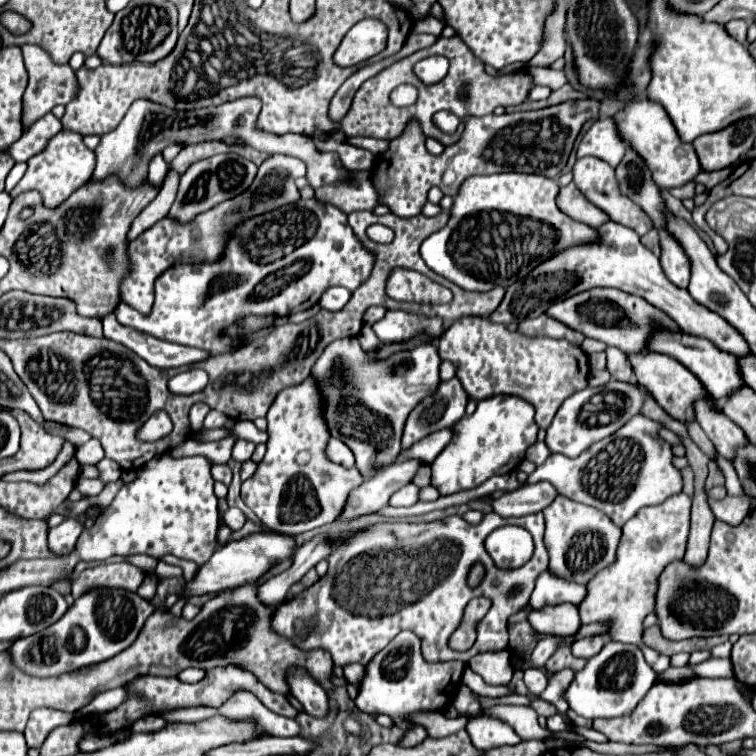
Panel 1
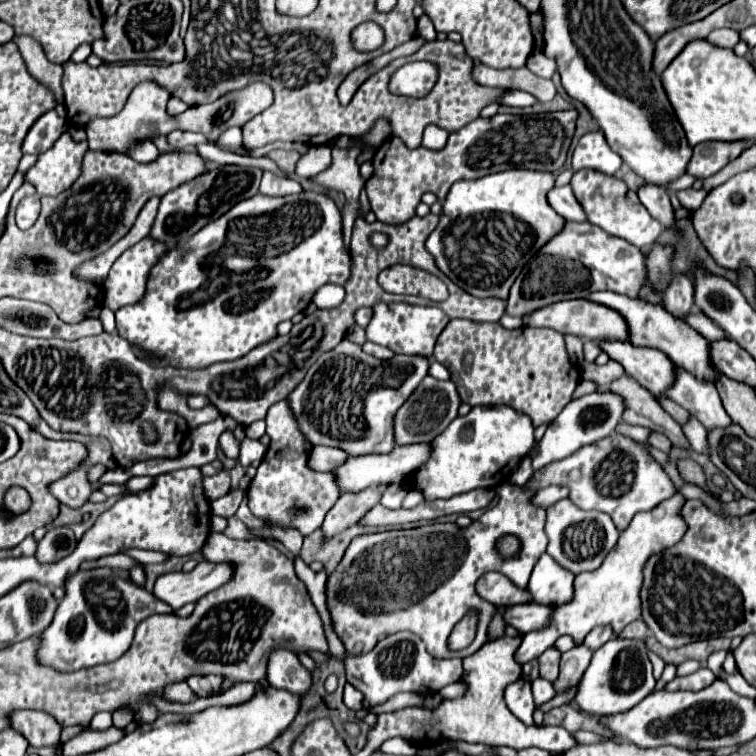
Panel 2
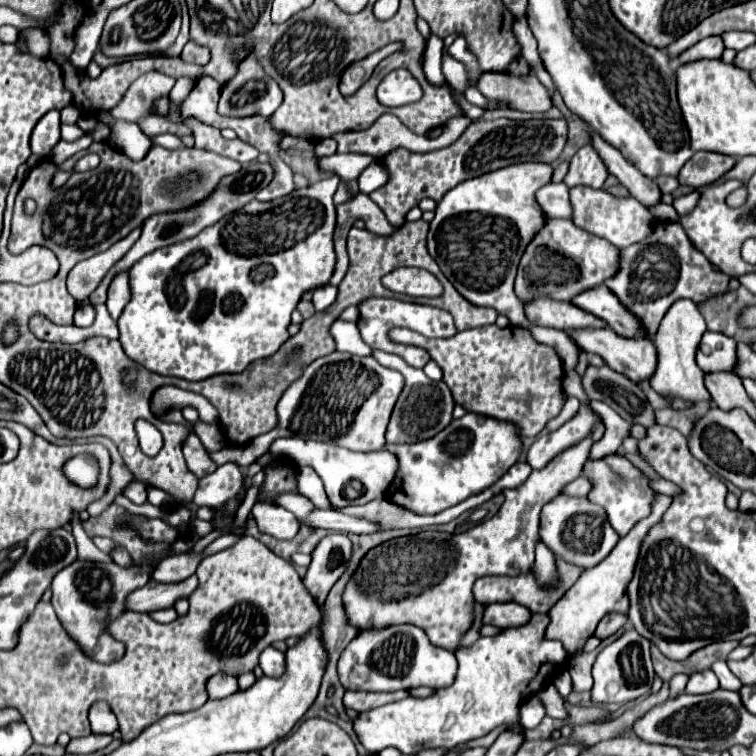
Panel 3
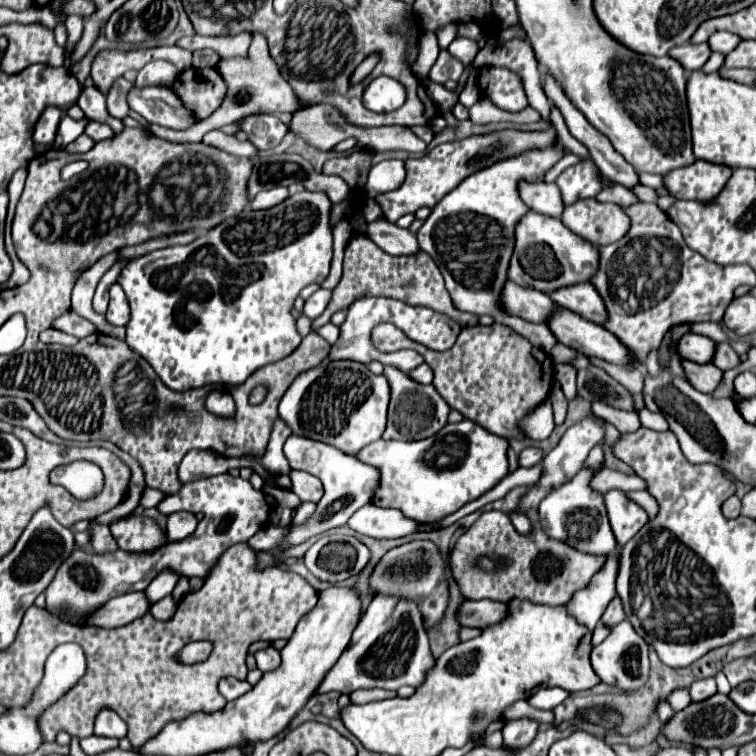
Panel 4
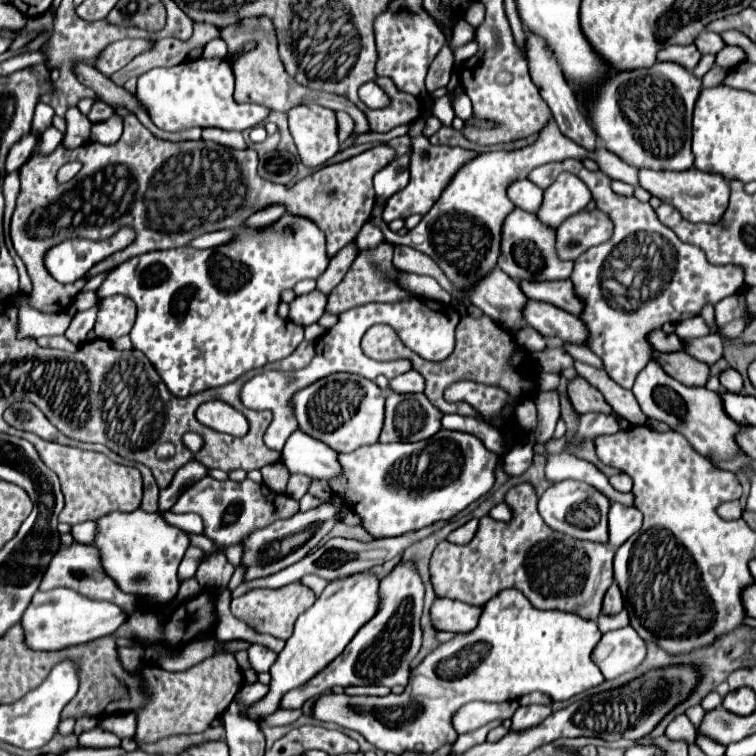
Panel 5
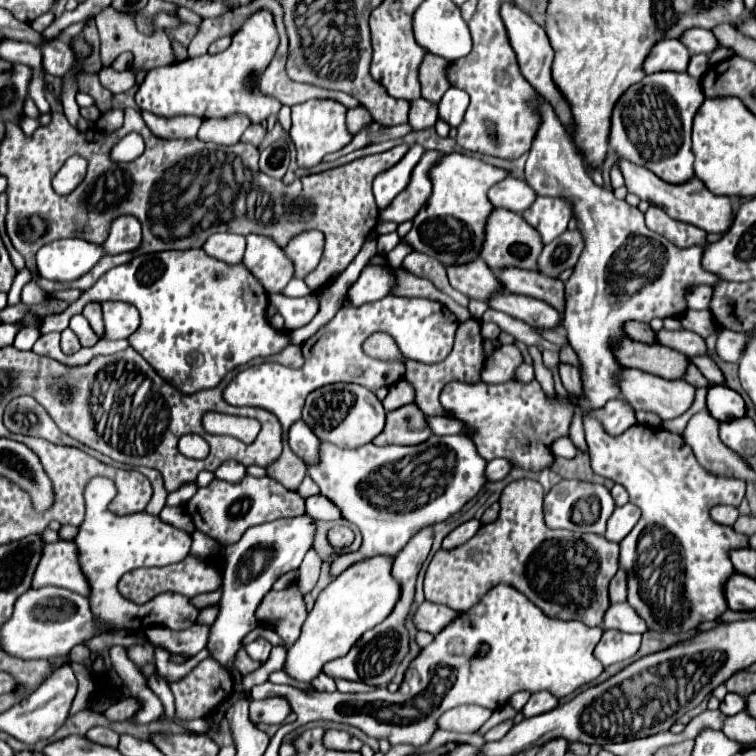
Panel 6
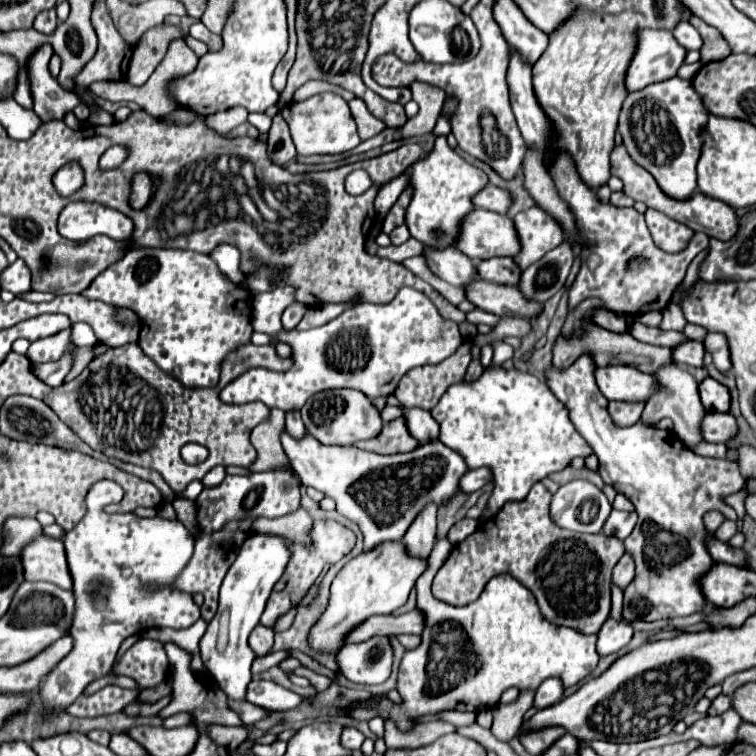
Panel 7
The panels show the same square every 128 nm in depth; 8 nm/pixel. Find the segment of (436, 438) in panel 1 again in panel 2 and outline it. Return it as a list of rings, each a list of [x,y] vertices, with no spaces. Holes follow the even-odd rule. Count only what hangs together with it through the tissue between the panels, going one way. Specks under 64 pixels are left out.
[[[410,444],[410,446],[396,446],[390,454],[366,454],[366,456],[350,456],[338,470],[336,480],[340,486],[340,492],[358,492],[370,486],[378,486],[382,482],[388,484],[400,484],[412,470],[420,468],[424,460],[430,456],[430,444]]]

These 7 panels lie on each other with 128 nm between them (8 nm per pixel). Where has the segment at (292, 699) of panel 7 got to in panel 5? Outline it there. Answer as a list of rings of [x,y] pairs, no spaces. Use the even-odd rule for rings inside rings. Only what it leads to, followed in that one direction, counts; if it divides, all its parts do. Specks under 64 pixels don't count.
[[[504,590],[494,596],[480,616],[478,626],[472,632],[458,634],[454,640],[440,644],[430,652],[422,664],[414,668],[406,690],[396,696],[346,696],[346,694],[324,694],[314,706],[314,718],[322,722],[334,722],[342,728],[360,732],[374,748],[394,754],[424,752],[432,754],[444,744],[454,744],[458,732],[452,726],[454,714],[468,702],[508,702],[518,700],[530,692],[548,694],[552,700],[568,700],[604,682],[600,668],[590,660],[594,646],[600,640],[600,630],[594,620],[586,620],[578,614],[560,610],[538,610],[520,590]],[[256,682],[256,684],[244,684],[244,688],[236,694],[234,702],[238,704],[238,708],[244,708],[244,704],[248,706],[248,704],[260,700],[264,696],[264,692],[268,692],[268,686],[260,684],[260,682]]]

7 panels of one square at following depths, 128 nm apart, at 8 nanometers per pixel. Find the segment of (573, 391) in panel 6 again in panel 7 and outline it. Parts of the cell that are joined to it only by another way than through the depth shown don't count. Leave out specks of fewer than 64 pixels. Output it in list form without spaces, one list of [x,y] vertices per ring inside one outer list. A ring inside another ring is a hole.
[[[584,324],[582,330],[576,330],[574,336],[570,340],[564,340],[562,336],[558,336],[556,346],[554,346],[554,366],[556,368],[568,368],[572,366],[572,362],[590,352],[596,360],[596,366],[612,366],[612,364],[626,364],[632,366],[640,372],[648,372],[648,374],[656,374],[662,366],[672,364],[672,350],[664,348],[664,346],[652,346],[652,344],[644,344],[640,340],[634,340],[630,334],[616,334],[616,332],[608,332],[600,326],[592,326],[592,324]]]

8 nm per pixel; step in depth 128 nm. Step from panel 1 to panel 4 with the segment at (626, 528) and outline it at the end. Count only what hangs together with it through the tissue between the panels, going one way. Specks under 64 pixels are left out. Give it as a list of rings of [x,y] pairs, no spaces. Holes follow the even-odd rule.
[[[630,492],[628,494],[632,500],[636,500],[636,504],[640,504],[646,512],[648,512],[648,516],[650,518],[654,518],[656,516],[656,512],[658,512],[658,504],[656,504],[656,498],[650,494],[650,492]],[[612,554],[606,558],[604,566],[600,568],[600,572],[596,572],[596,576],[590,580],[590,584],[582,590],[576,590],[572,594],[572,600],[566,604],[568,614],[572,618],[576,618],[578,624],[584,624],[588,630],[594,630],[600,616],[604,614],[604,610],[608,608],[608,604],[612,602],[612,598],[616,598],[616,572],[620,564],[620,554]]]

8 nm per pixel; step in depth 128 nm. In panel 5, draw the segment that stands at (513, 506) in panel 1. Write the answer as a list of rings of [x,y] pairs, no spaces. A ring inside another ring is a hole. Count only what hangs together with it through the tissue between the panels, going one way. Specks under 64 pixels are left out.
[[[624,472],[614,474],[614,476],[610,478],[610,484],[612,484],[616,490],[632,490],[632,478],[630,478],[628,474],[624,474]]]

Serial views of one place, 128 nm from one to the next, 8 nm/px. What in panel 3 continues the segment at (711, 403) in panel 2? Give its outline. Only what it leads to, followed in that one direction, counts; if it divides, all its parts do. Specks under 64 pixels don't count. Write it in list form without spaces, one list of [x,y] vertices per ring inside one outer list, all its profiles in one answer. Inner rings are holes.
[[[688,298],[678,300],[668,308],[666,316],[662,318],[662,324],[656,332],[656,338],[652,340],[658,350],[658,368],[650,380],[652,388],[658,394],[682,398],[690,404],[696,402],[712,402],[712,396],[708,396],[708,388],[704,384],[704,372],[696,364],[696,348],[702,340],[702,334],[706,332],[706,322],[702,314],[698,312],[696,304]]]

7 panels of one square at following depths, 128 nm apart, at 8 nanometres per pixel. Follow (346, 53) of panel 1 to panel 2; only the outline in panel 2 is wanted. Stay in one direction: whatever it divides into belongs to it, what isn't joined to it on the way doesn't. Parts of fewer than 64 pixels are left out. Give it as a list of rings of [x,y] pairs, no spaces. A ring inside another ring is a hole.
[[[364,22],[352,32],[352,46],[358,52],[372,52],[384,44],[384,30],[376,22]]]

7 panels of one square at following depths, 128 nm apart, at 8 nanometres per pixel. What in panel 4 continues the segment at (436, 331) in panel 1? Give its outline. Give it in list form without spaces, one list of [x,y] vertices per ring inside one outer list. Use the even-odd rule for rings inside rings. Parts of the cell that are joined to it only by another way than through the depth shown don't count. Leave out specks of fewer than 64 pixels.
[[[360,298],[356,300],[348,310],[348,316],[344,320],[344,324],[340,326],[342,334],[340,334],[340,340],[332,346],[328,358],[330,360],[358,360],[362,364],[368,364],[370,360],[380,360],[382,364],[392,364],[404,372],[410,372],[414,370],[416,366],[420,366],[424,362],[424,358],[414,352],[414,350],[400,350],[400,352],[394,352],[394,354],[382,354],[382,352],[376,352],[376,348],[372,348],[372,328],[376,328],[376,324],[382,324],[382,322],[390,322],[394,326],[398,326],[406,336],[410,336],[412,340],[432,348],[432,350],[448,350],[454,346],[458,334],[460,334],[460,326],[448,318],[446,314],[440,314],[436,310],[430,310],[430,308],[424,308],[424,306],[408,306],[400,300],[392,300],[392,298]]]

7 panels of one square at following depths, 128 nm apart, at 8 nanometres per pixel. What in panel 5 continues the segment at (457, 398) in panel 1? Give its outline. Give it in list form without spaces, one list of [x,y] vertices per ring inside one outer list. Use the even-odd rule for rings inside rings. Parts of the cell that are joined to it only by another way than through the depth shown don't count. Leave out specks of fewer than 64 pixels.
[[[386,388],[386,422],[380,442],[418,442],[434,436],[442,426],[442,412],[420,392],[400,394]]]

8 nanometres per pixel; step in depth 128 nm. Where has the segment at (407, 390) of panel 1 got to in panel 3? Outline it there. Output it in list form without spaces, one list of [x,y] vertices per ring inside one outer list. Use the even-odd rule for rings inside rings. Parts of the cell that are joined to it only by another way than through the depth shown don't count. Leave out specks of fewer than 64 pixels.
[[[336,350],[324,358],[314,360],[304,370],[304,374],[288,386],[278,402],[278,426],[274,430],[250,440],[250,444],[238,448],[222,448],[220,452],[208,454],[218,466],[234,460],[246,468],[268,450],[272,444],[270,440],[280,436],[298,436],[304,440],[340,444],[342,448],[358,452],[384,450],[386,426],[402,388],[404,378],[400,372],[384,368],[372,356],[354,356]]]

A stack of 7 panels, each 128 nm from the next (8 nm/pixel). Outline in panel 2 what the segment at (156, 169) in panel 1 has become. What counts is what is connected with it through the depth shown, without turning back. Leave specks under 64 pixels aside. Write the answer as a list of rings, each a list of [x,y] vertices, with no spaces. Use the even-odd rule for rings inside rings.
[[[150,140],[140,142],[136,148],[130,150],[130,158],[134,158],[136,162],[142,162],[142,164],[150,164],[152,160],[158,160],[158,156],[160,156],[160,152],[154,146],[154,142],[150,142]]]

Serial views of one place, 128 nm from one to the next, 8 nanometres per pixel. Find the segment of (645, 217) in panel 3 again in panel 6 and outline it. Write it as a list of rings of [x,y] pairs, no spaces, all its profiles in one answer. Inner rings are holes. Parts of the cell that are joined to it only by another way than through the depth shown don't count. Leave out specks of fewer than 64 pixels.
[[[578,228],[566,230],[556,240],[552,240],[550,244],[544,246],[544,250],[540,254],[540,272],[544,276],[558,278],[558,274],[562,270],[572,268],[578,262],[582,248],[584,248],[582,232]]]

